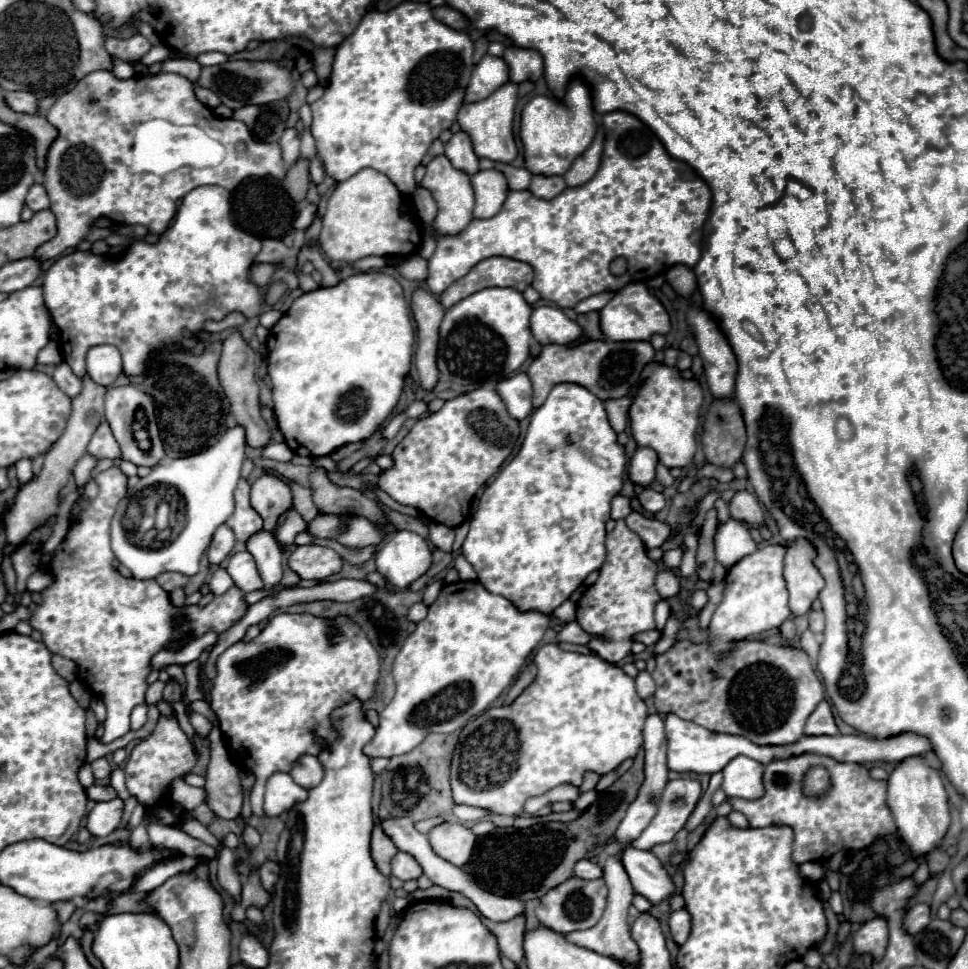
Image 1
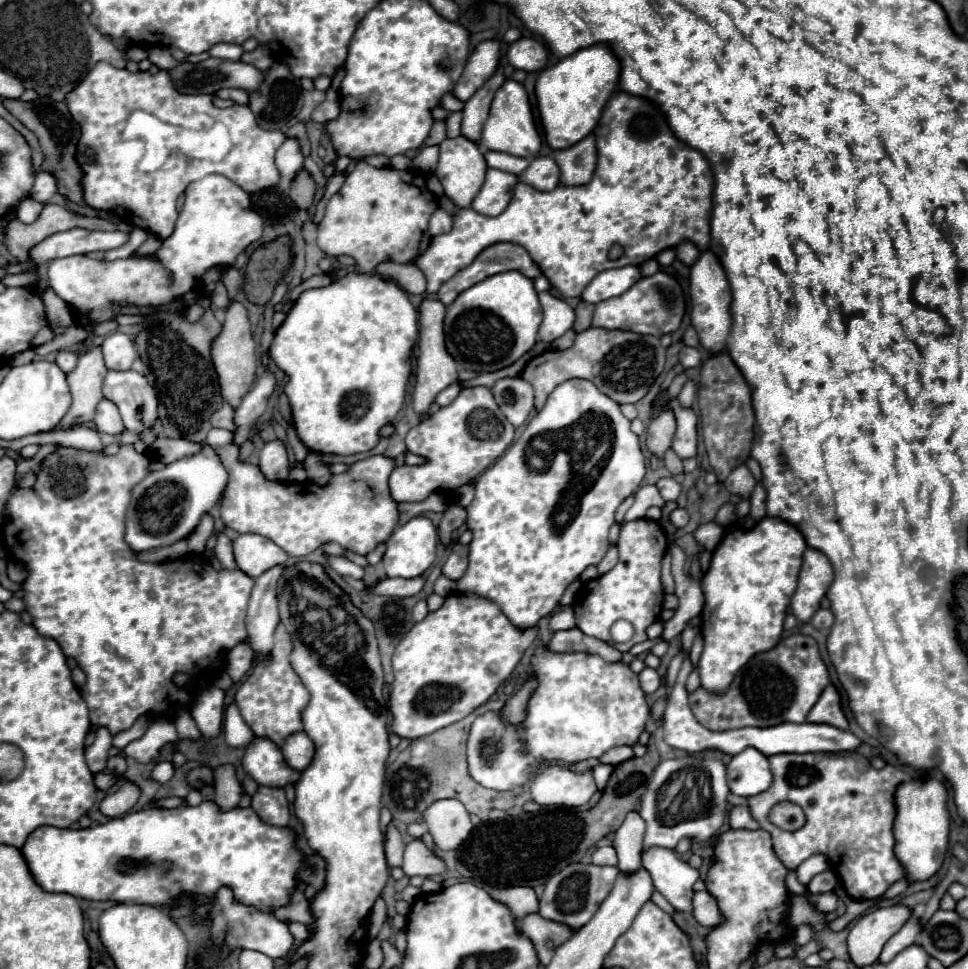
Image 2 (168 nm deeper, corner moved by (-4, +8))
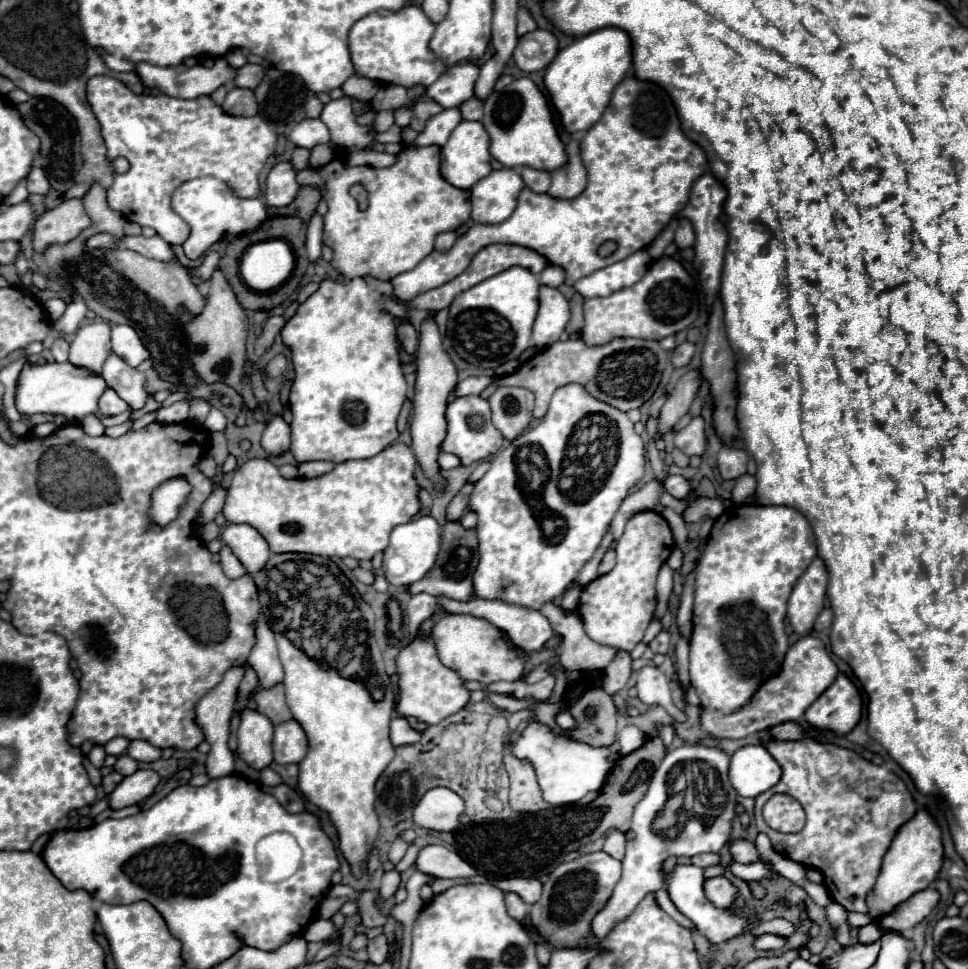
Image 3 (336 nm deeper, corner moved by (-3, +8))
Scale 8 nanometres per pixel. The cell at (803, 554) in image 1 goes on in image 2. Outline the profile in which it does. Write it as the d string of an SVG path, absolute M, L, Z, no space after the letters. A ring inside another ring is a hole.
M806 549L802 557L802 569L798 575L798 587L792 595L792 613L800 623L812 619L812 615L820 607L820 599L824 597L828 585L832 583L834 571L824 553L816 549Z

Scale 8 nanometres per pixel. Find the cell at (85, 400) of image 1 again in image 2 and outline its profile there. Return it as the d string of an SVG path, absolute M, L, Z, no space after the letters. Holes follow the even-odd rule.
M98 345L78 357L76 369L66 375L72 393L72 407L68 415L60 421L60 429L70 429L72 423L94 419L96 405L102 401L102 381L106 373L108 369L104 367Z

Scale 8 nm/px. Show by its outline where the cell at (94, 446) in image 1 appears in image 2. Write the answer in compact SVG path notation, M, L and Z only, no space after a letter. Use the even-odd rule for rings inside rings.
M102 399L100 405L96 407L96 431L98 433L108 433L108 435L120 435L124 431L120 413L116 409L116 405L112 405L108 399Z

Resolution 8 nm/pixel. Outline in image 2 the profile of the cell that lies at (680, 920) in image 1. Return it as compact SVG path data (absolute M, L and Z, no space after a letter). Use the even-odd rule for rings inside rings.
M708 891L694 893L692 915L702 927L714 927L714 925L718 925L722 921L722 915L720 915L720 909L716 905L716 899Z

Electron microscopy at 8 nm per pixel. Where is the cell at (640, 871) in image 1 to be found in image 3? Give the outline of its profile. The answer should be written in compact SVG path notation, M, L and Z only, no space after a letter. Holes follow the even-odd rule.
M677 865L675 871L673 871L673 873L669 875L669 879L667 879L667 893L669 893L671 901L675 903L675 907L677 907L683 915L687 915L687 917L697 925L697 929L699 929L711 943L729 941L729 939L741 935L743 929L747 927L747 923L757 921L757 919L759 919L765 911L769 911L769 909L779 909L779 907L781 907L779 901L775 901L775 903L769 907L769 905L765 905L763 899L753 901L753 905L749 907L743 897L737 897L729 907L715 909L715 905L705 897L703 883L705 883L705 877L703 877L703 869L701 869L701 867L695 867L695 865Z

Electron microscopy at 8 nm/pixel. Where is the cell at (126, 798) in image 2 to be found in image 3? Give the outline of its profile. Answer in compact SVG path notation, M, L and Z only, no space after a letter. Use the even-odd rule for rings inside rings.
M153 769L135 771L133 775L125 777L115 787L115 791L109 795L109 807L111 809L123 809L123 807L141 803L143 799L147 799L155 791L159 781L161 781L161 777Z

